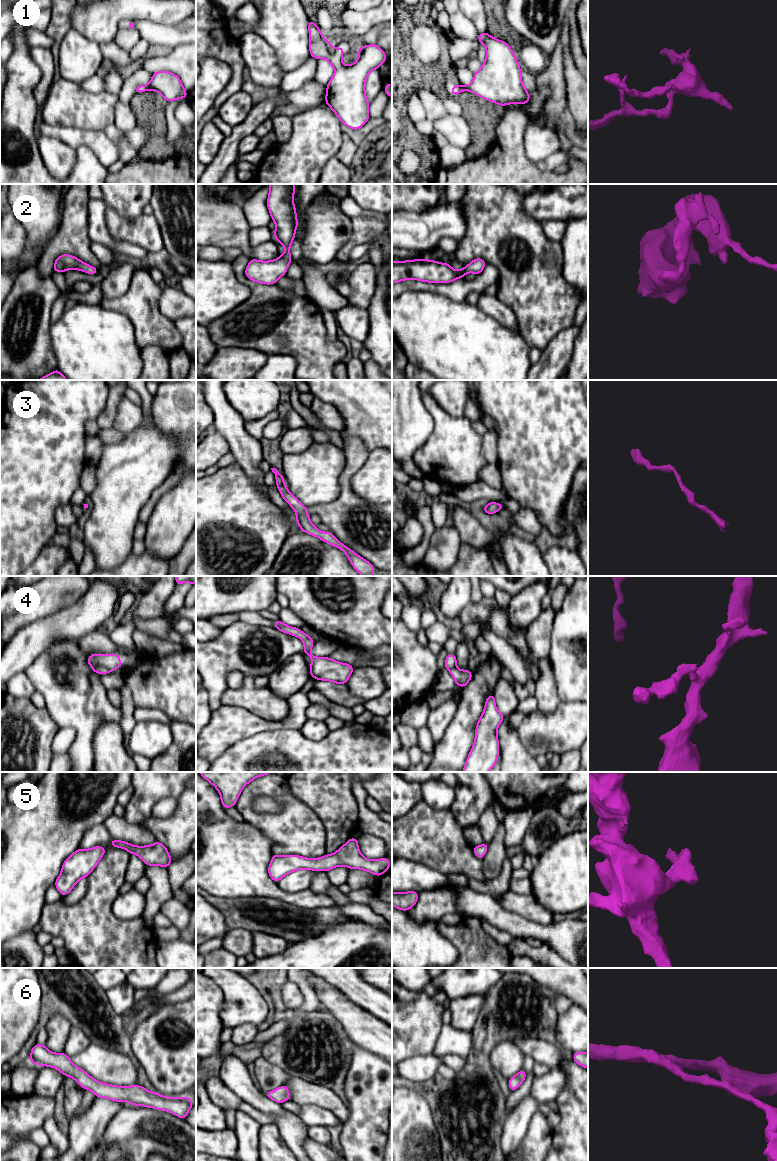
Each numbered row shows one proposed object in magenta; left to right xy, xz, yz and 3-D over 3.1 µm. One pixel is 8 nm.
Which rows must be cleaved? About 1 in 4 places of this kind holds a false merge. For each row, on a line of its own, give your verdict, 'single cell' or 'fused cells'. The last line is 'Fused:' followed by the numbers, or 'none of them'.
1: single cell
2: single cell
3: single cell
4: single cell
5: single cell
6: single cell
Fused: none of them

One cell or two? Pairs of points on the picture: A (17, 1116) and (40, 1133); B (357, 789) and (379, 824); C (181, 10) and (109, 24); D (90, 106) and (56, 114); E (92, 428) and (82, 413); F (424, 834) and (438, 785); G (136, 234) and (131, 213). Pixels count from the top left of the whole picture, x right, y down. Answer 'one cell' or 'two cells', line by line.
A: two cells
B: one cell
C: one cell
D: one cell
E: two cells
F: two cells
G: two cells

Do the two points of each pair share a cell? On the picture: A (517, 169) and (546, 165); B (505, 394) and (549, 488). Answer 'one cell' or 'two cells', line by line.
A: two cells
B: one cell

